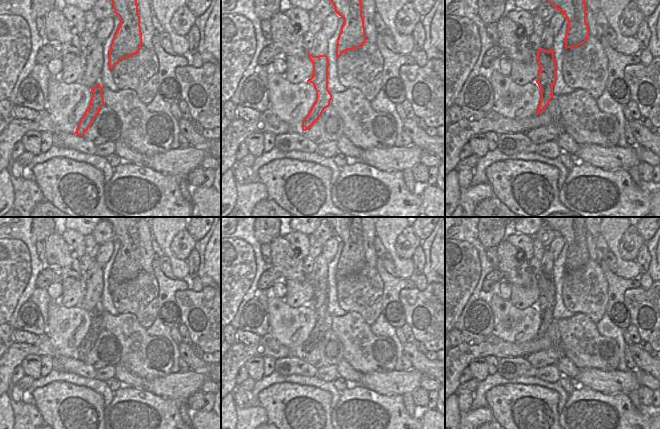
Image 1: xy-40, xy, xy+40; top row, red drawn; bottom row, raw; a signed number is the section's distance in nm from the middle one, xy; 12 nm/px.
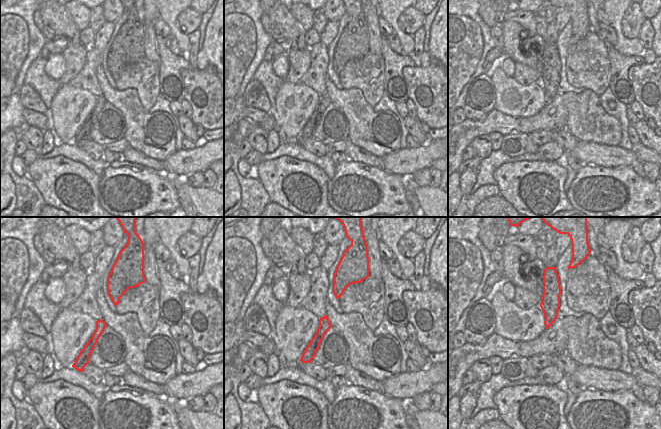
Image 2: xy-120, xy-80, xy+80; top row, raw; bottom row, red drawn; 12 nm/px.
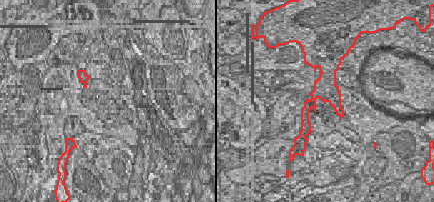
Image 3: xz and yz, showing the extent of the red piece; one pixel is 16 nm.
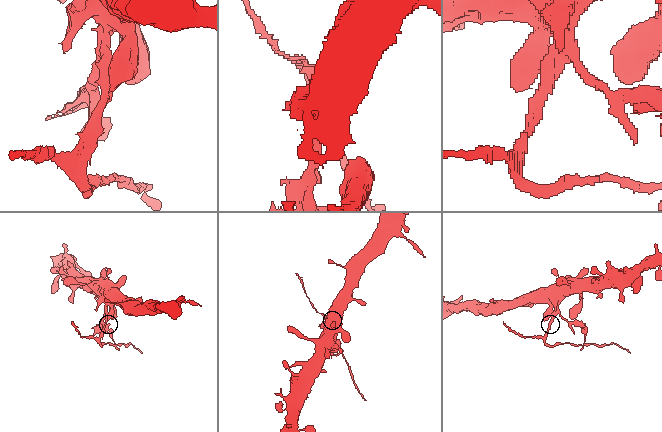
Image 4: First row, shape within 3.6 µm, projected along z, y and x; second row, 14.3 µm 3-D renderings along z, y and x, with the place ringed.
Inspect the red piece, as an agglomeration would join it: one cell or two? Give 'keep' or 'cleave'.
cleave

